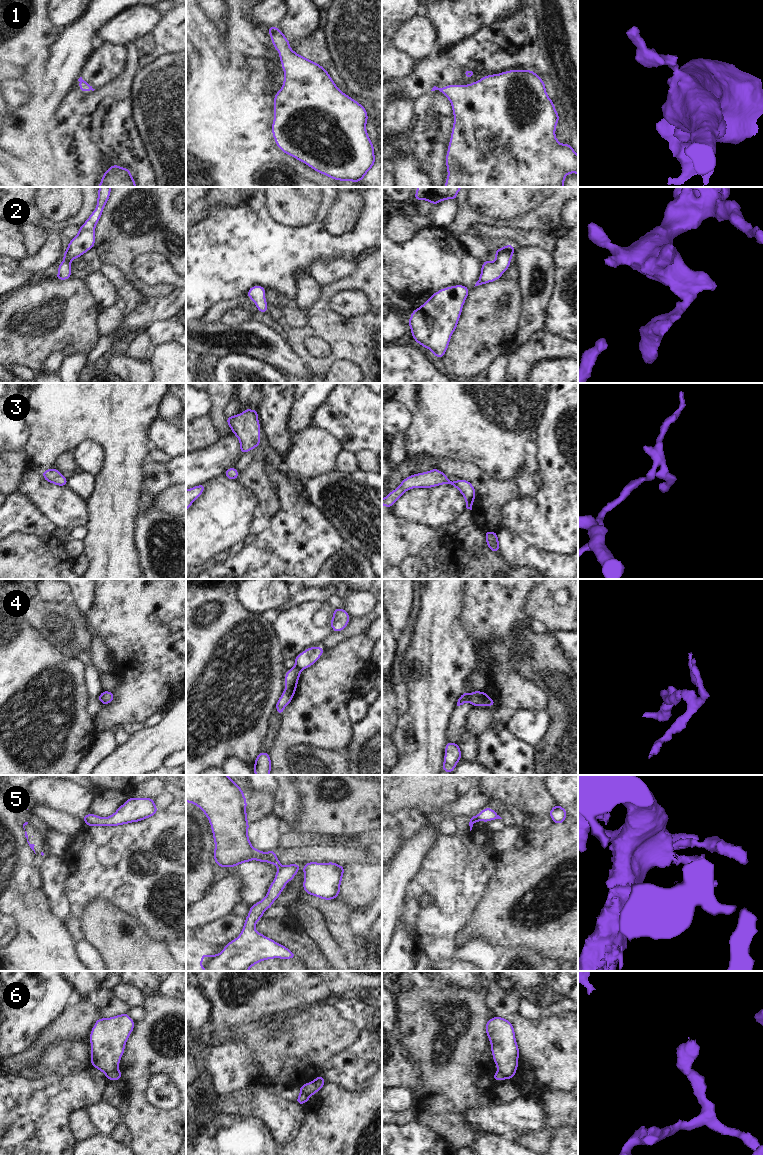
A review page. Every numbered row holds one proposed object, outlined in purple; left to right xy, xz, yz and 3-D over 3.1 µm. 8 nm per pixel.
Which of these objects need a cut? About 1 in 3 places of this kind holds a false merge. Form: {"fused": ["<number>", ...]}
{"fused": ["4", "5", "6"]}

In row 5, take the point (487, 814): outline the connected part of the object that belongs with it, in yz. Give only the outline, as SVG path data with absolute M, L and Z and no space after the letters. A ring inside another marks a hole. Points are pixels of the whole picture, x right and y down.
M487 807L475 816L475 822L489 822L491 820L502 819L493 809Z

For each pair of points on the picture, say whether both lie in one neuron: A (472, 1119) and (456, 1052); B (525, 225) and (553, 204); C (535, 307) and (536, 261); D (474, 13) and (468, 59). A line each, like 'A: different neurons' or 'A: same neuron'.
A: different neurons
B: same neuron
C: same neuron
D: different neurons

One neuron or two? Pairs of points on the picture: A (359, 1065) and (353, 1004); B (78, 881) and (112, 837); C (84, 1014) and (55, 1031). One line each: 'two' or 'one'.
A: one
B: one
C: one

